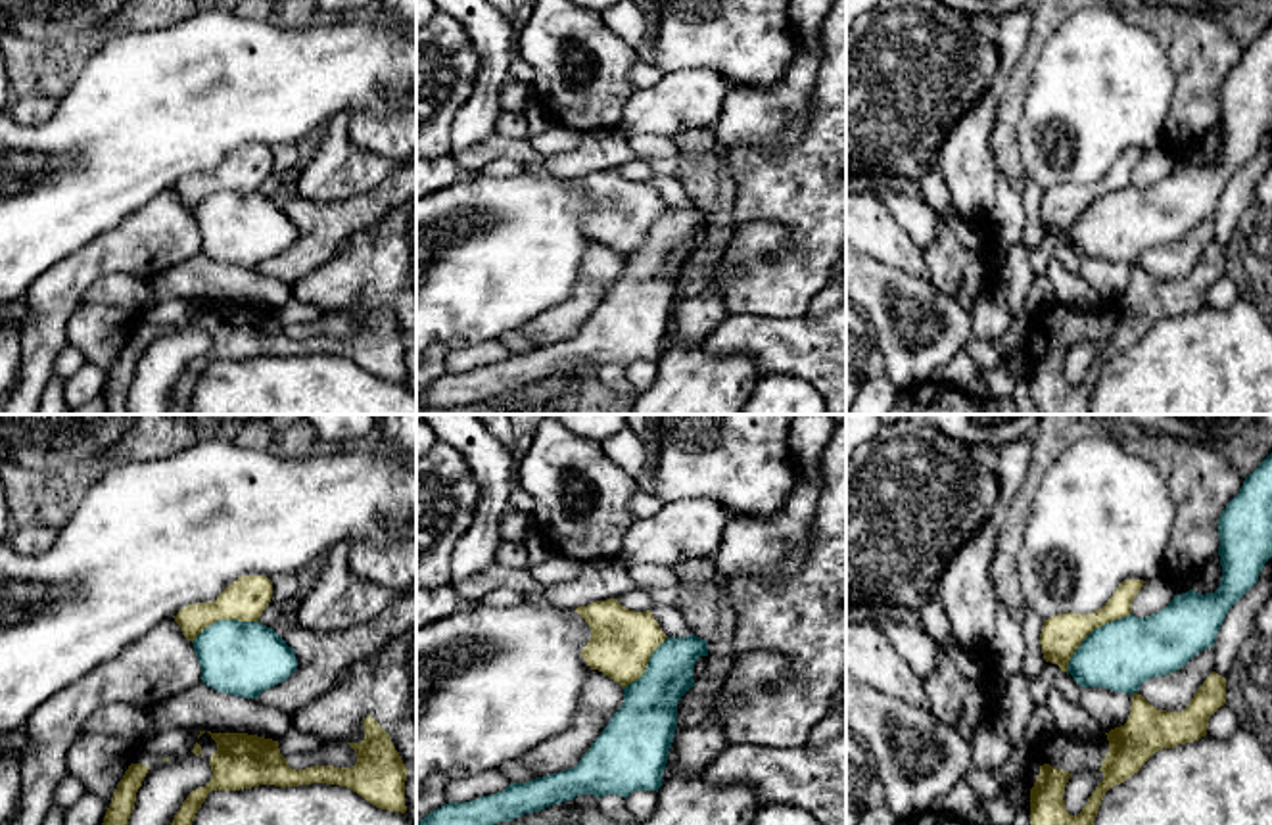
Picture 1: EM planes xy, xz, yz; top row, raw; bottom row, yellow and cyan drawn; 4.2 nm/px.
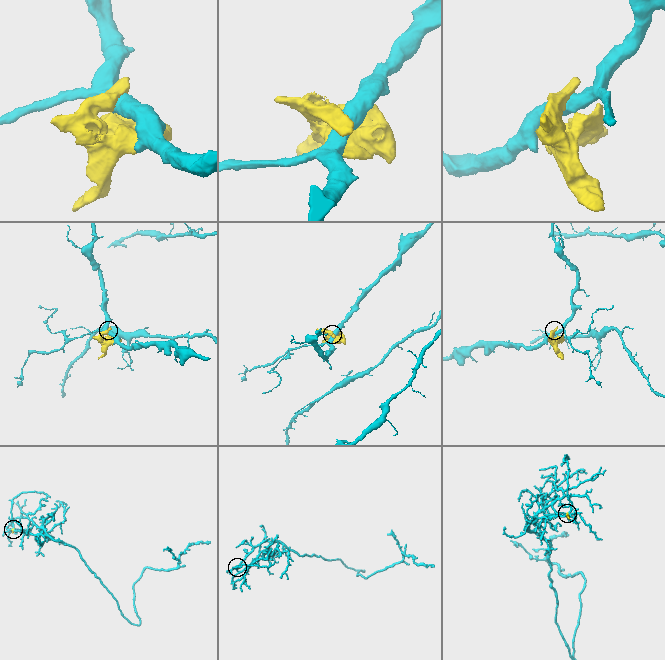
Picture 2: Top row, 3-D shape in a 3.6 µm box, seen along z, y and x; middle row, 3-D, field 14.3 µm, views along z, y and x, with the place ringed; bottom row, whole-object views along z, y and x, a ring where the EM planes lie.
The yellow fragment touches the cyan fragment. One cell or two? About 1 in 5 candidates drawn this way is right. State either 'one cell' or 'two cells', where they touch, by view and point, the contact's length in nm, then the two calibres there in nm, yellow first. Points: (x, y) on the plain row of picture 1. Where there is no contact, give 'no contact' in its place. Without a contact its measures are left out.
two cells | yz (1092, 200) | 360 nm | 170/300 nm

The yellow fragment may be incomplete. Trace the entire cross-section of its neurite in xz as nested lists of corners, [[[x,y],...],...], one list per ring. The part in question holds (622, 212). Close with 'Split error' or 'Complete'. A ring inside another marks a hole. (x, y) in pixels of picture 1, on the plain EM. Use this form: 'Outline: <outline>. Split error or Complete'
Outline: [[[618,169],[577,177],[576,182],[591,198],[581,221],[585,234],[622,257],[645,244],[652,223],[668,209],[650,180],[629,180]]]. Complete

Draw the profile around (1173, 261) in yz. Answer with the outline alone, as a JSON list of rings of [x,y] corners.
[[[1205,219],[1195,224],[1184,238],[1151,248],[1138,259],[1151,276],[1166,282],[1182,282],[1203,255],[1203,251],[1214,242],[1214,221]]]

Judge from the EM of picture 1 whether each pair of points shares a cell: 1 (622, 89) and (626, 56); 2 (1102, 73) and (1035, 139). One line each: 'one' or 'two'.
1: one
2: one

